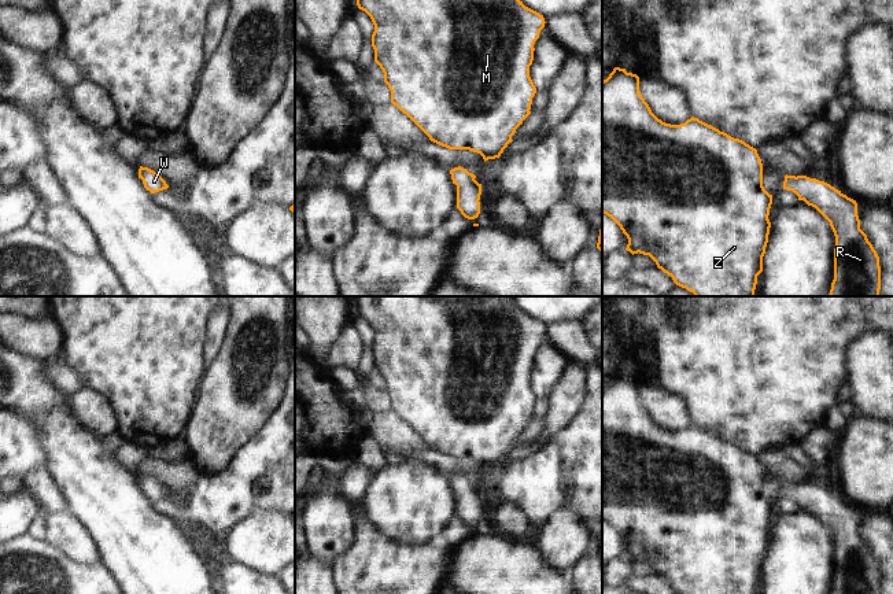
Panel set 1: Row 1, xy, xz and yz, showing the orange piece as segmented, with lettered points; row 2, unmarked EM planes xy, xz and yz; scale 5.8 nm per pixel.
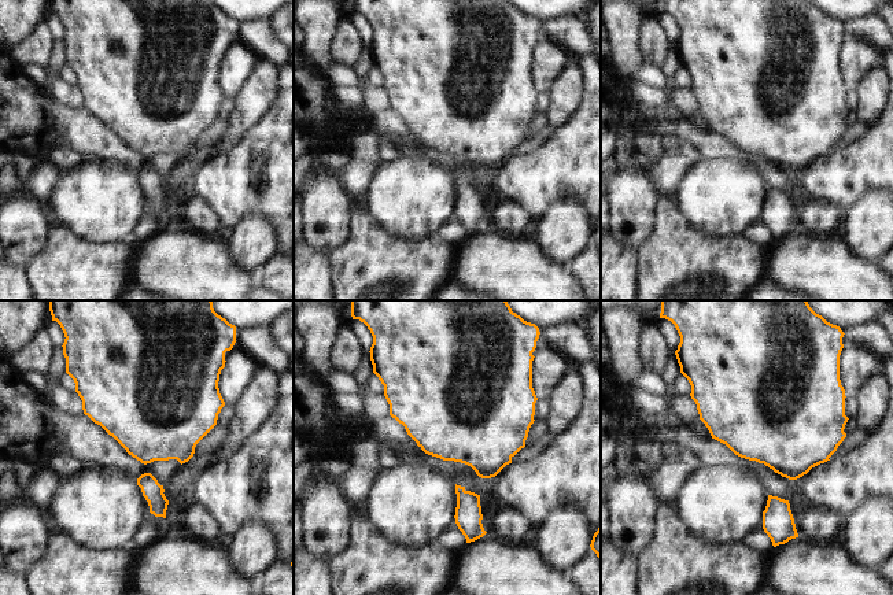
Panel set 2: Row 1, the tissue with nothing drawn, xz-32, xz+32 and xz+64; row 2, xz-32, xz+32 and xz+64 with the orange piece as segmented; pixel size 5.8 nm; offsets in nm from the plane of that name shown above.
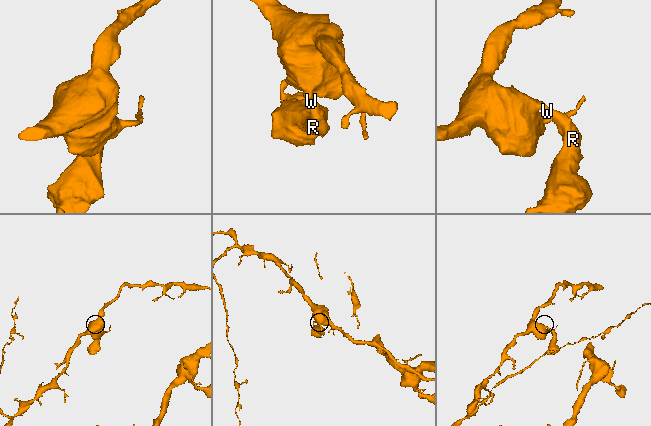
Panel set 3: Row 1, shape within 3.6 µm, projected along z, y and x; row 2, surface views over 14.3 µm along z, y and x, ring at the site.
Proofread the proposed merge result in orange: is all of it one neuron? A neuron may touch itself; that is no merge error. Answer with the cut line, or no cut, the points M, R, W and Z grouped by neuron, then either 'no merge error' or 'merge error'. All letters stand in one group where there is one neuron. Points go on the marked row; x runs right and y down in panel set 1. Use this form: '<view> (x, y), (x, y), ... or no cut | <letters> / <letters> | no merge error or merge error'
no cut | M R W Z | no merge error

